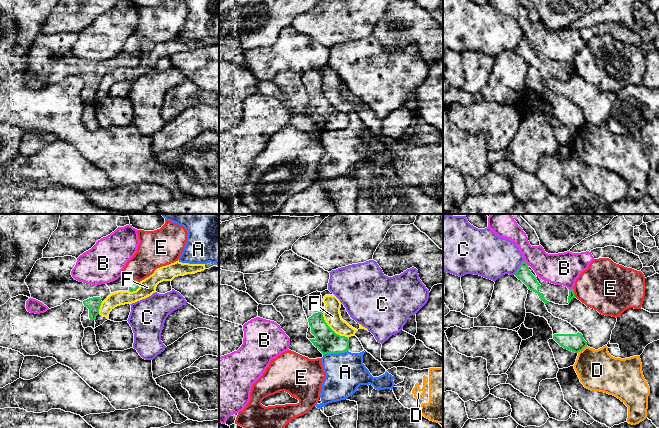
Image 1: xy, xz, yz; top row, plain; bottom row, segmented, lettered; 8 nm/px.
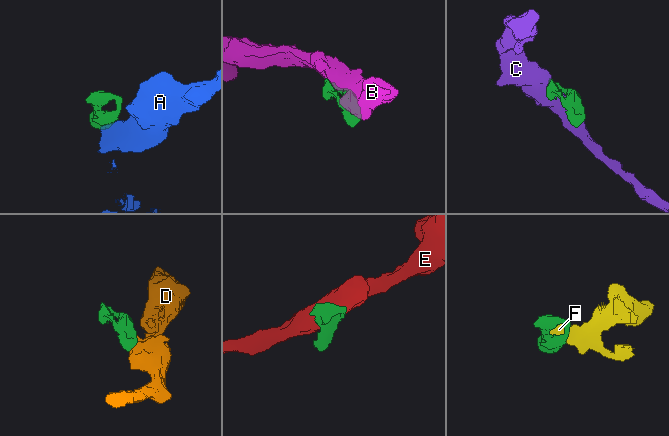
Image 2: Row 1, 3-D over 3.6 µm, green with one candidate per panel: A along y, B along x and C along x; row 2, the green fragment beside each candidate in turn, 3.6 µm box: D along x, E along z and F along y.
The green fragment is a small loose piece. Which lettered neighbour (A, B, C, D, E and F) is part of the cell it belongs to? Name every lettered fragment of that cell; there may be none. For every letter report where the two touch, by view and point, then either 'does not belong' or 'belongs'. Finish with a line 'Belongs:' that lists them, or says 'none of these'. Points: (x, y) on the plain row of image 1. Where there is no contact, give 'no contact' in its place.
A: xz (335, 129) | does not belong
B: yz (526, 39) | does not belong
C: yz (519, 43) | does not belong
D: yz (581, 126) | does not belong
E: xy (135, 56) | does not belong
F: xz (331, 105) | does not belong
Belongs: none of these

